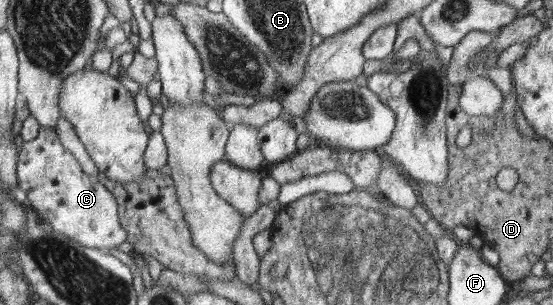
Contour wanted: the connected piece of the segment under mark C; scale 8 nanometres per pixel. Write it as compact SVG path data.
M41 127L36 139L24 142L19 151L17 178L19 187L26 191L29 208L38 212L39 222L50 224L56 232L63 233L87 248L104 250L114 250L128 240L128 233L122 228L114 195L97 177L86 175L82 171L76 158L60 143L54 128Z

